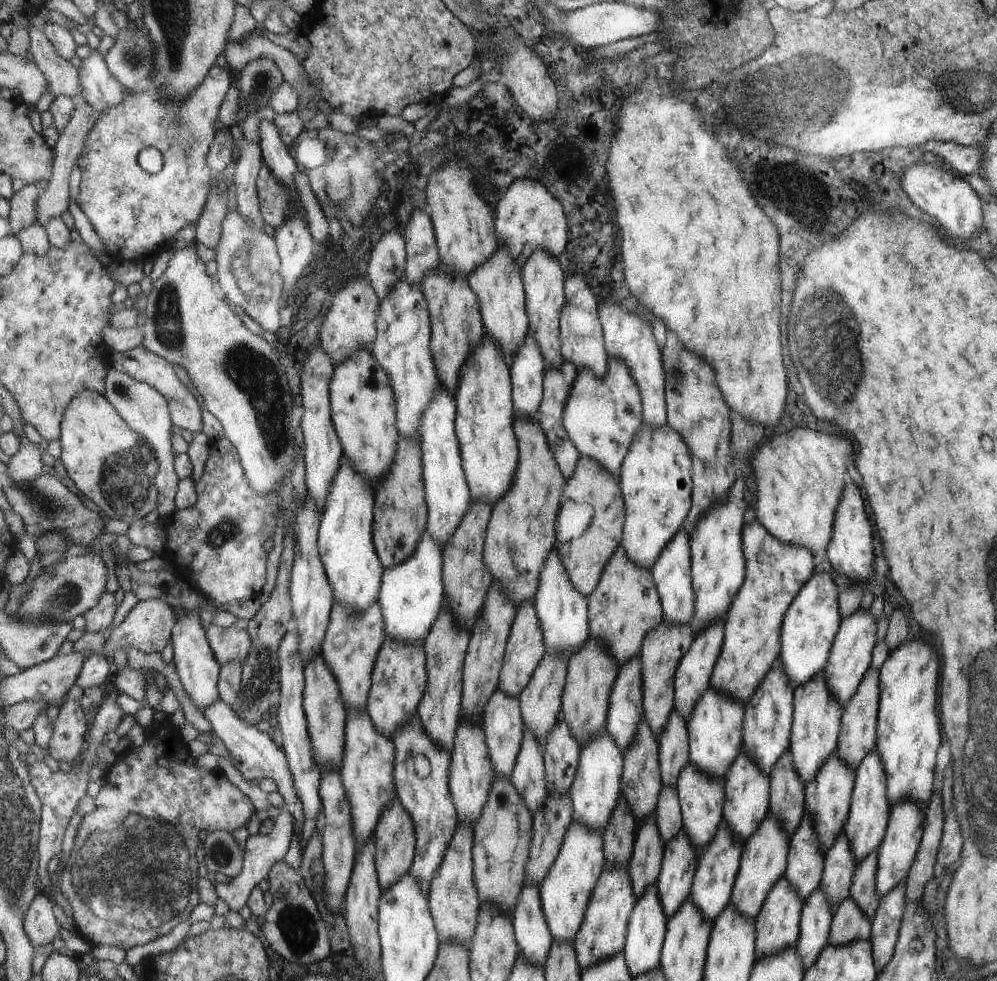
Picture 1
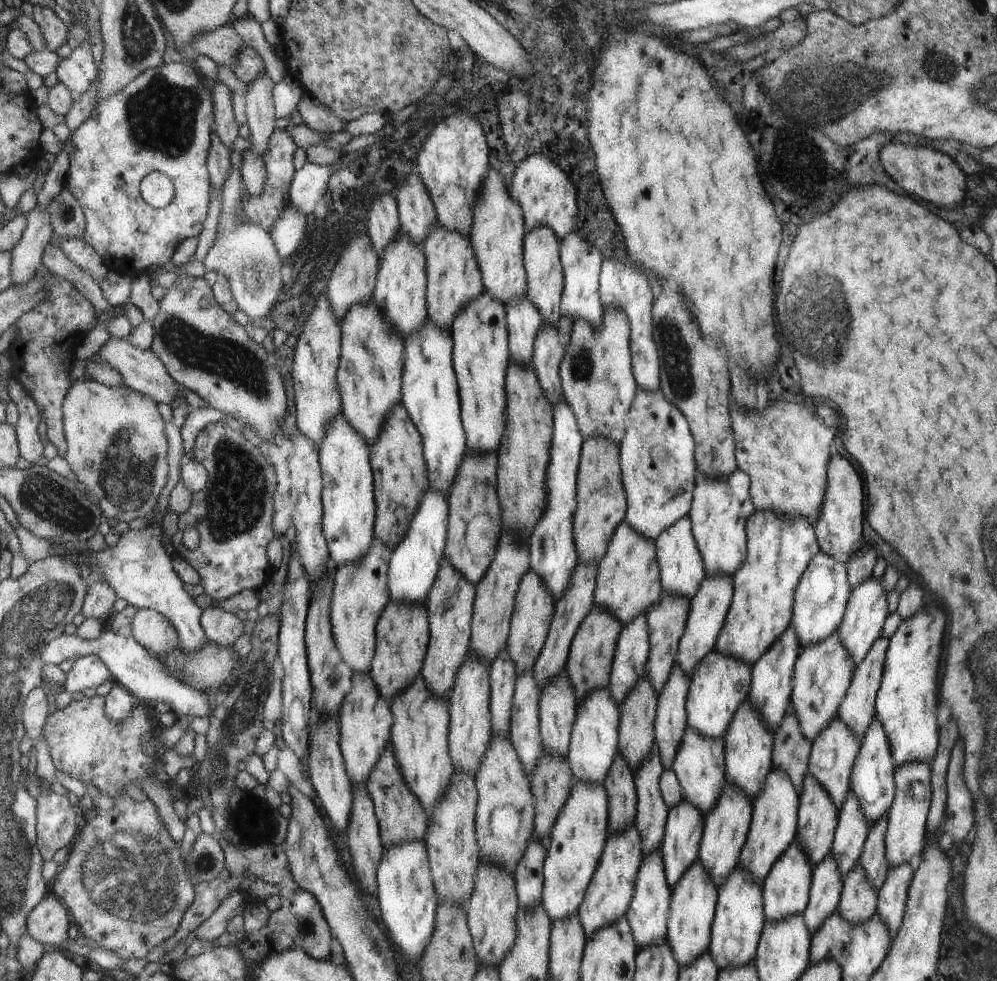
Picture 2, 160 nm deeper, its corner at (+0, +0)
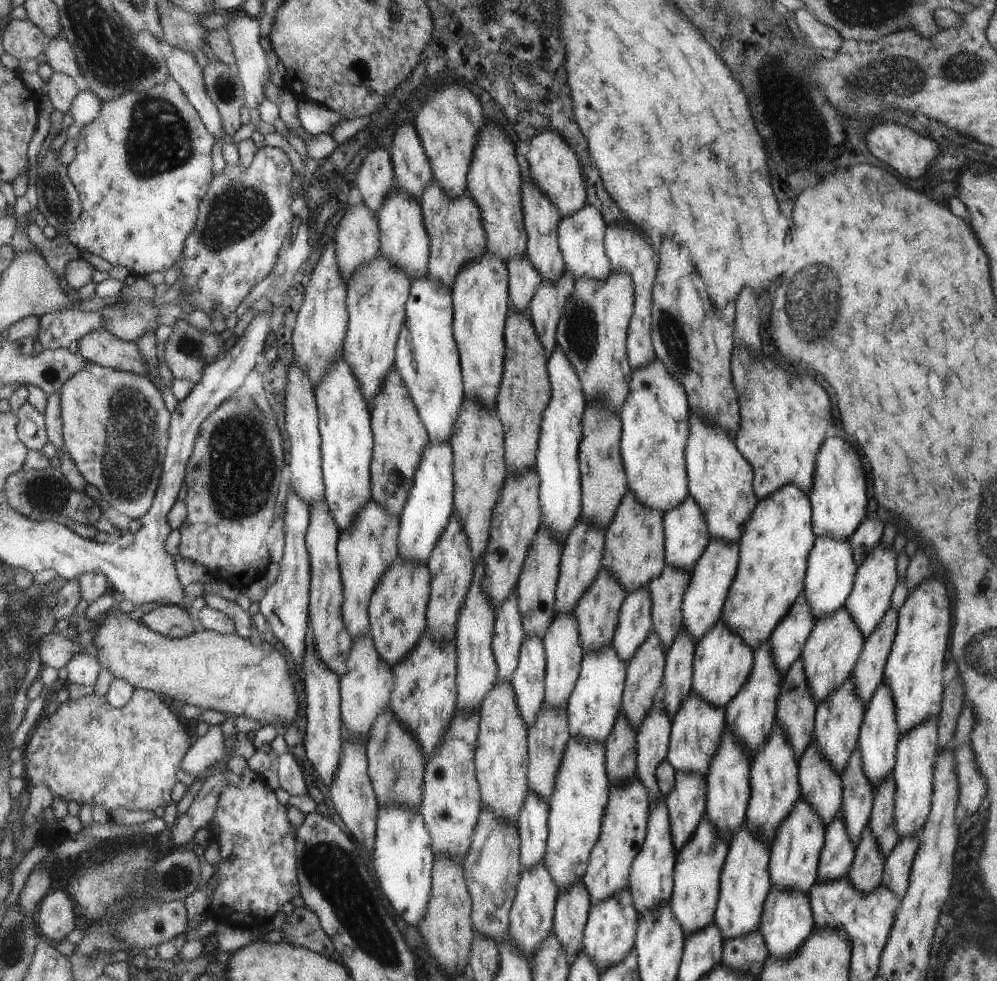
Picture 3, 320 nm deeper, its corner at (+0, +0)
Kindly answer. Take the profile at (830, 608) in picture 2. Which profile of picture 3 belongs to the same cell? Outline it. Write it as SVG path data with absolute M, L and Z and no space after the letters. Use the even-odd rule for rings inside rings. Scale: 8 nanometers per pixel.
M835 535L815 537L815 543L808 555L805 587L802 594L811 604L817 622L820 617L831 615L842 605L846 605L857 575L858 566L850 546L850 539L837 539Z

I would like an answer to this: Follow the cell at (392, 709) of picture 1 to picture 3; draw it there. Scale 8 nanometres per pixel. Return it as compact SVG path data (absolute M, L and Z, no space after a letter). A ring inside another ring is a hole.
M400 554L389 564L378 581L368 603L369 633L373 636L377 653L392 668L413 651L420 635L427 630L430 596L431 571L427 563L409 561Z

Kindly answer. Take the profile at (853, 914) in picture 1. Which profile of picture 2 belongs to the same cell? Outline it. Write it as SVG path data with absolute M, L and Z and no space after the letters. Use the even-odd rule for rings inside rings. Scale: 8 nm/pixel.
M854 865L845 874L837 910L851 923L869 920L877 912L877 892L862 865Z

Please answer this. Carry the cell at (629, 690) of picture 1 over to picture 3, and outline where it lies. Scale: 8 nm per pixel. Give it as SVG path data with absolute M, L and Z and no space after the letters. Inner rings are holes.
M644 585L627 593L619 610L616 630L611 640L619 657L628 662L654 627L651 589Z

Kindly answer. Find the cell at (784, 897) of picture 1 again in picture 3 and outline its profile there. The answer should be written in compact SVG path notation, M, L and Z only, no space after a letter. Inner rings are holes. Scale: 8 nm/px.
M802 799L796 800L788 816L776 829L771 842L770 875L772 888L800 889L807 895L816 882L816 866L820 858L820 850L824 846L824 826L817 810Z

